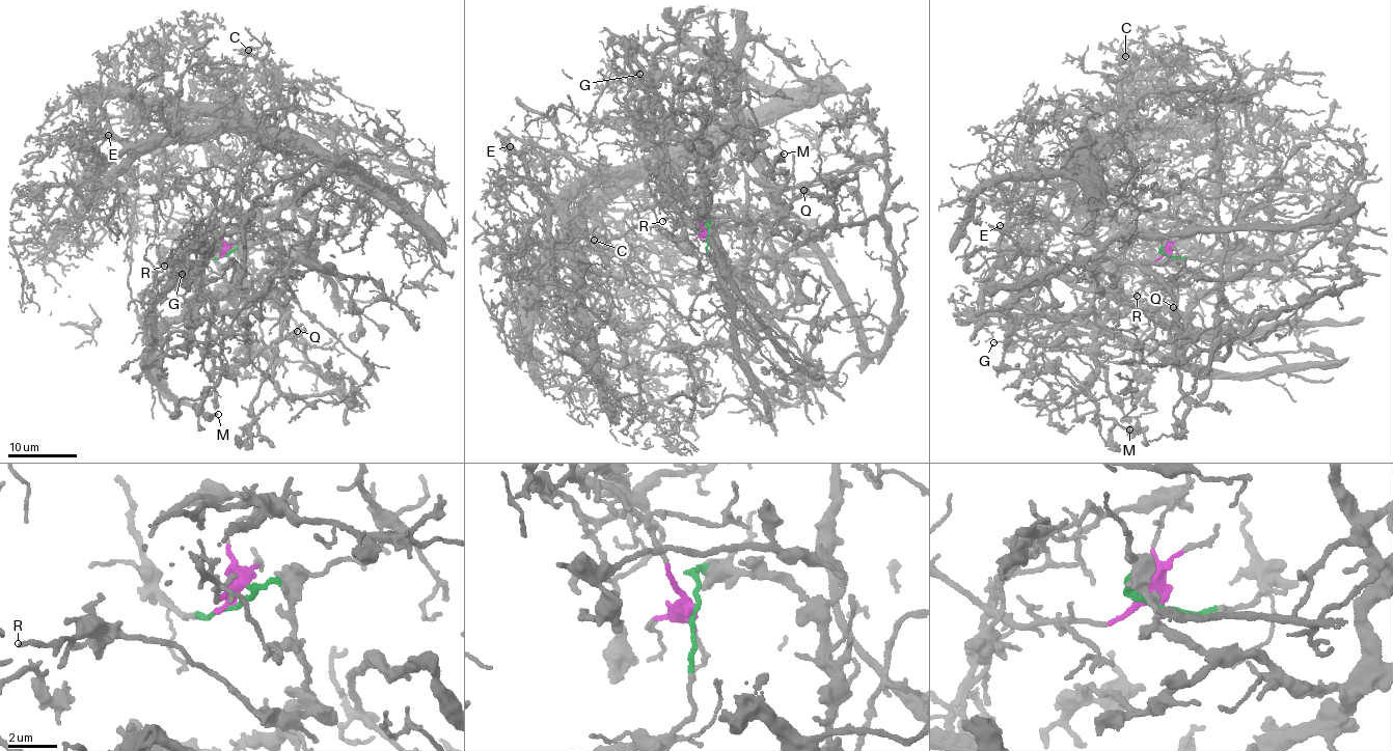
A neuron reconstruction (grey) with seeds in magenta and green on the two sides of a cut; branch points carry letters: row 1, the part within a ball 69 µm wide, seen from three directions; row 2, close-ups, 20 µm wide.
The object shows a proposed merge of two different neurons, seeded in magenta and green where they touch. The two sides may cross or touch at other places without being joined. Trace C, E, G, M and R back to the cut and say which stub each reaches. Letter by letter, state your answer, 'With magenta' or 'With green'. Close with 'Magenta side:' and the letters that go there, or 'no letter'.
C: With magenta
E: With magenta
G: With green
M: With green
R: With green
Magenta side: C, E

